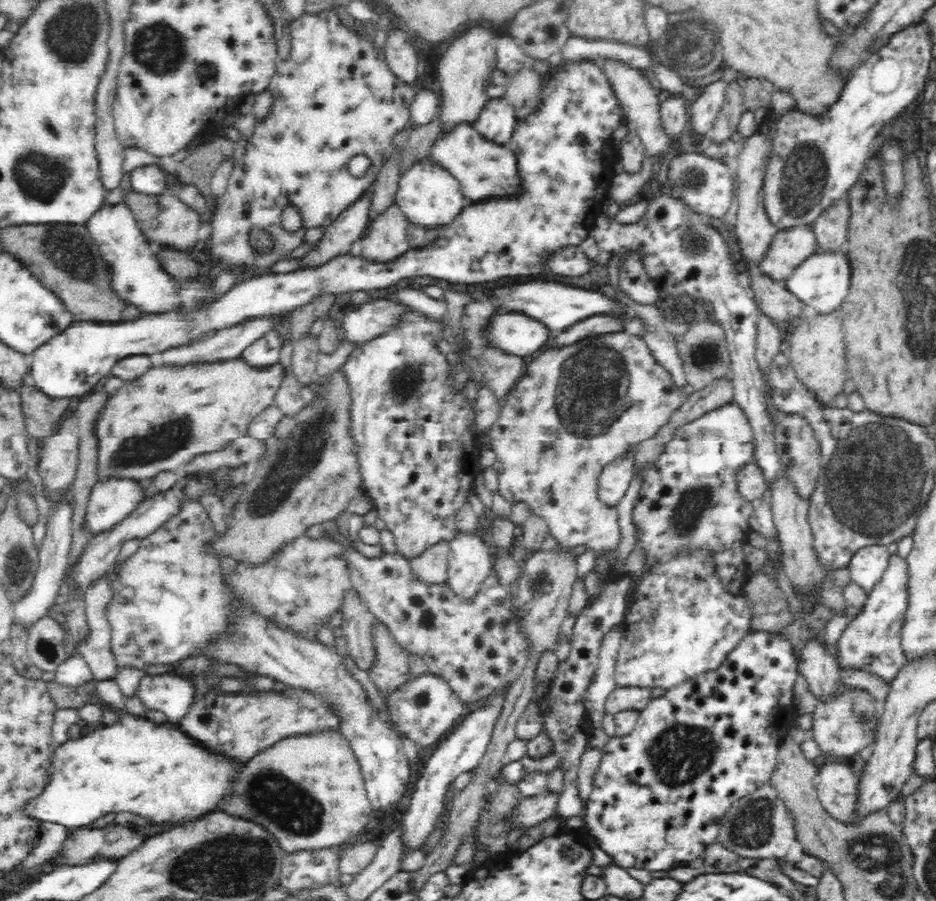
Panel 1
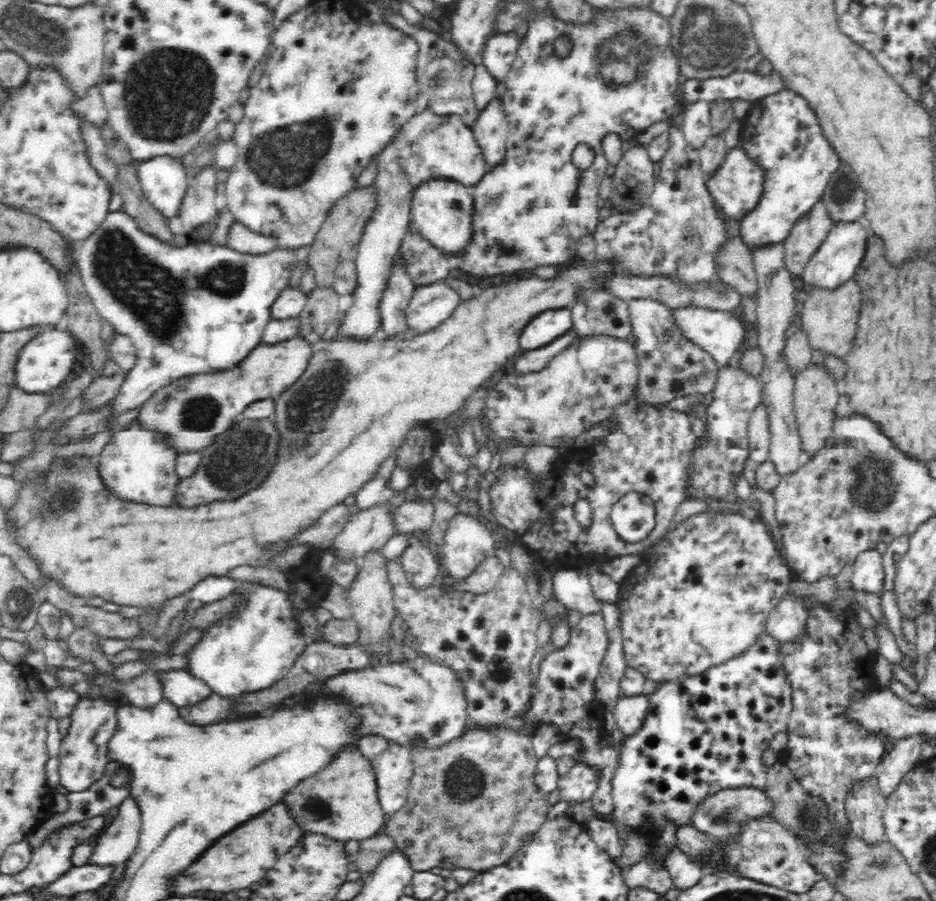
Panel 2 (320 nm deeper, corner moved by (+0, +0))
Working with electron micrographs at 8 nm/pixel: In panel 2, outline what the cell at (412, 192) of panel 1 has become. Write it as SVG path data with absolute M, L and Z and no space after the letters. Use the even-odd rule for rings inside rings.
M428 179L421 182L411 194L410 221L433 246L456 256L468 246L472 236L473 198L471 190L449 179Z

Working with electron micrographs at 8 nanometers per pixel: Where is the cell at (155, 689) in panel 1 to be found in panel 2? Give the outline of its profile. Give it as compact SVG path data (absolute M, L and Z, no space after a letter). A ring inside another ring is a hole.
M186 669L159 671L159 683L163 700L176 709L198 704L212 693L212 689Z

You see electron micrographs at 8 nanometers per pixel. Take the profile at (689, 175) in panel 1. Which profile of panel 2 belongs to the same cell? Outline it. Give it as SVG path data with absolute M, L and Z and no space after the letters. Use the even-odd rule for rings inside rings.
M732 148L724 162L720 164L720 168L708 175L704 186L720 209L722 217L738 220L738 218L742 219L743 216L746 216L748 211L756 206L763 189L763 182L764 173L760 169L760 165L752 163L741 149Z

